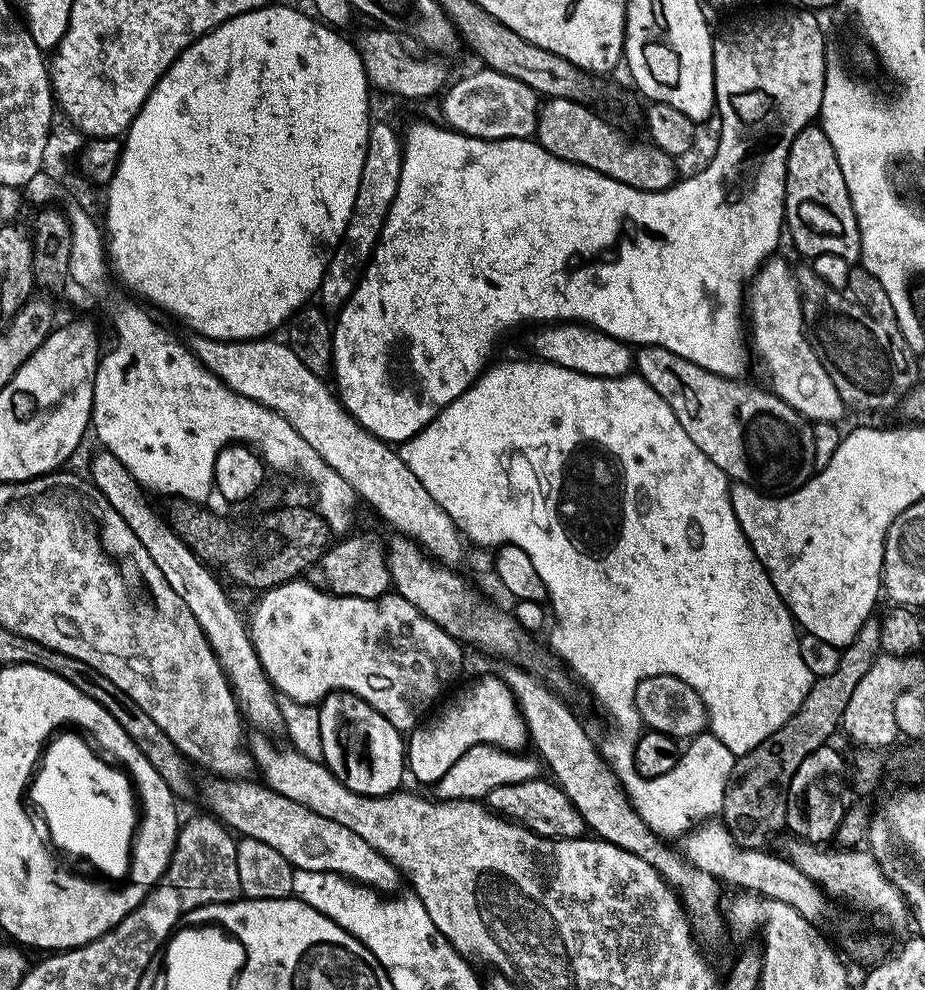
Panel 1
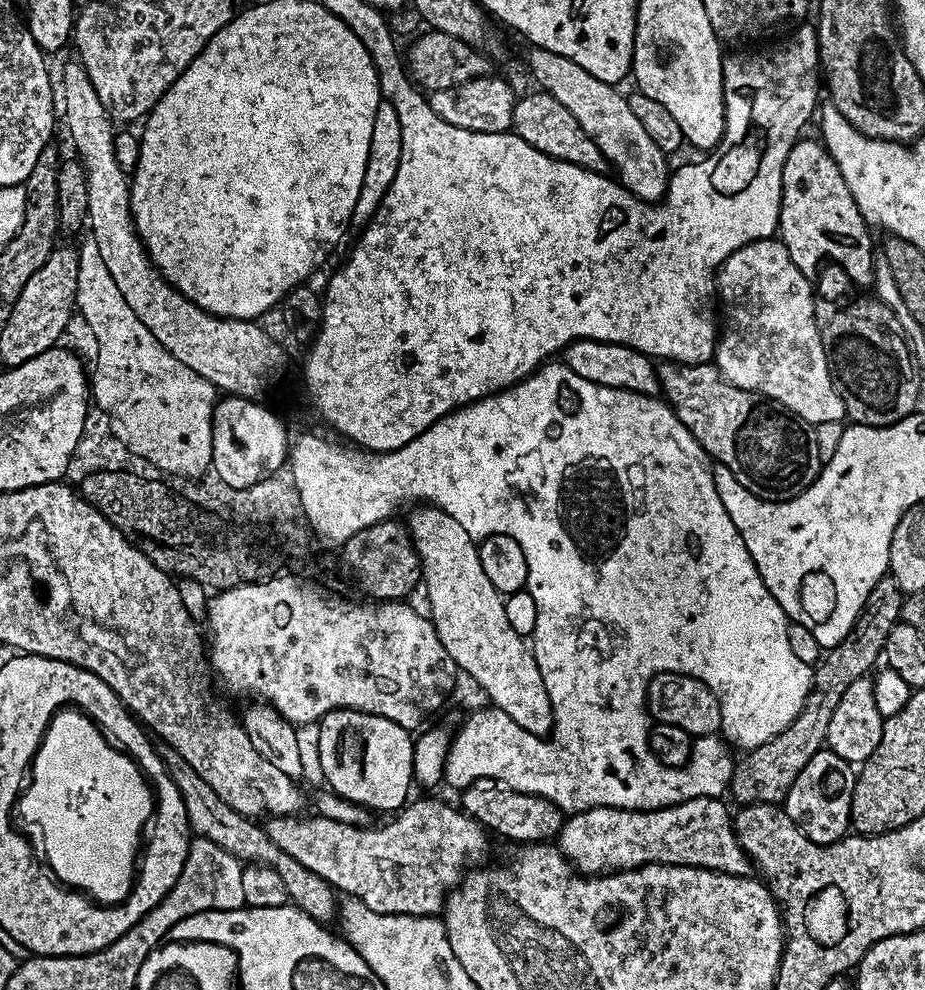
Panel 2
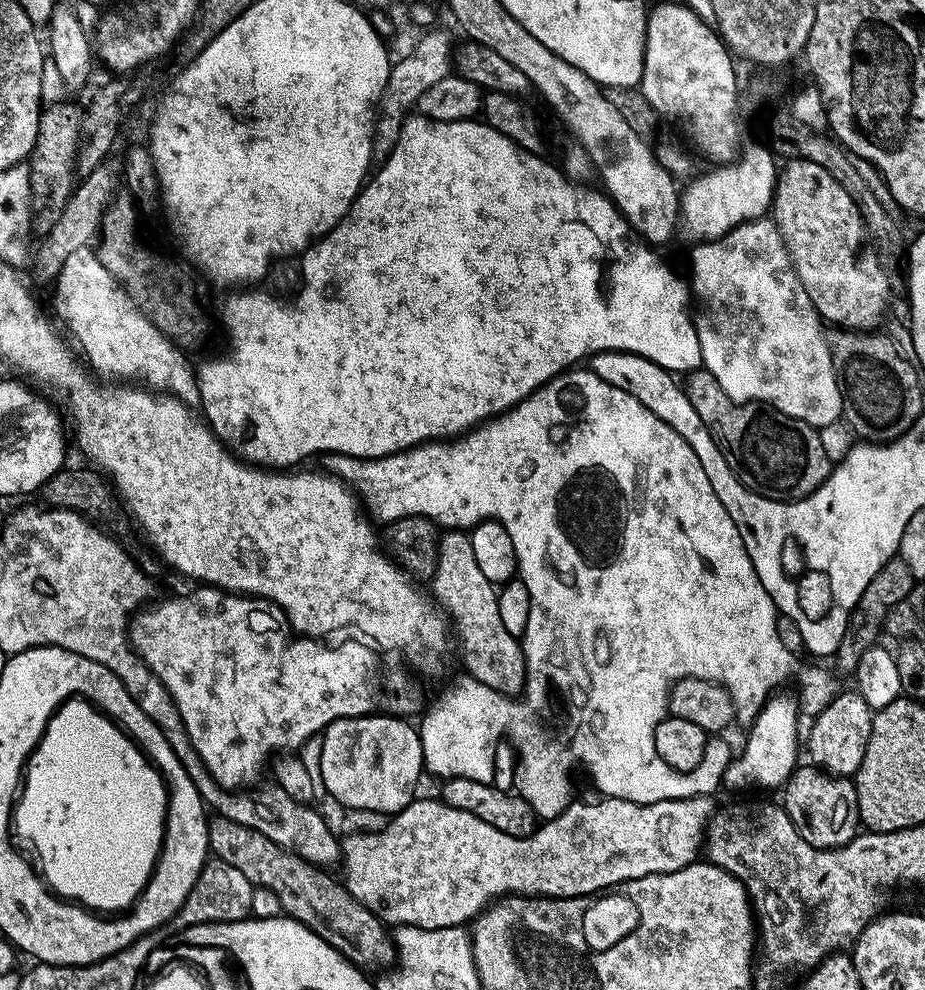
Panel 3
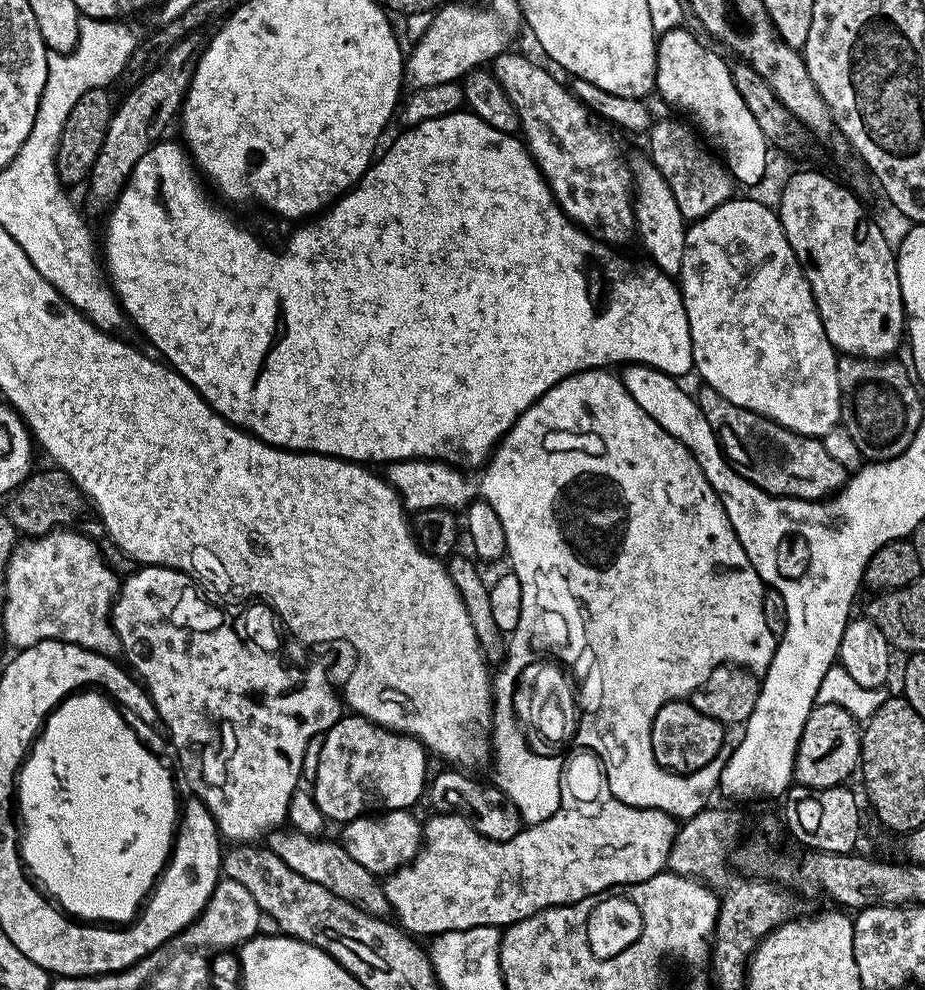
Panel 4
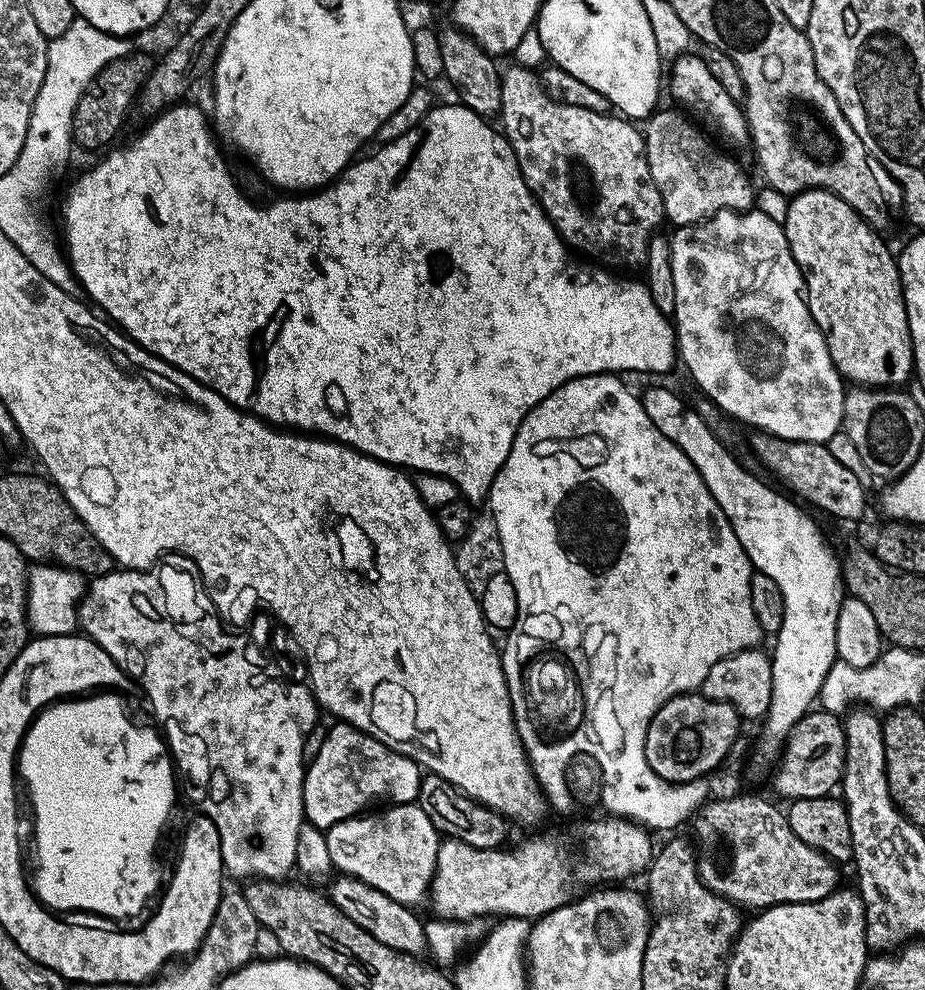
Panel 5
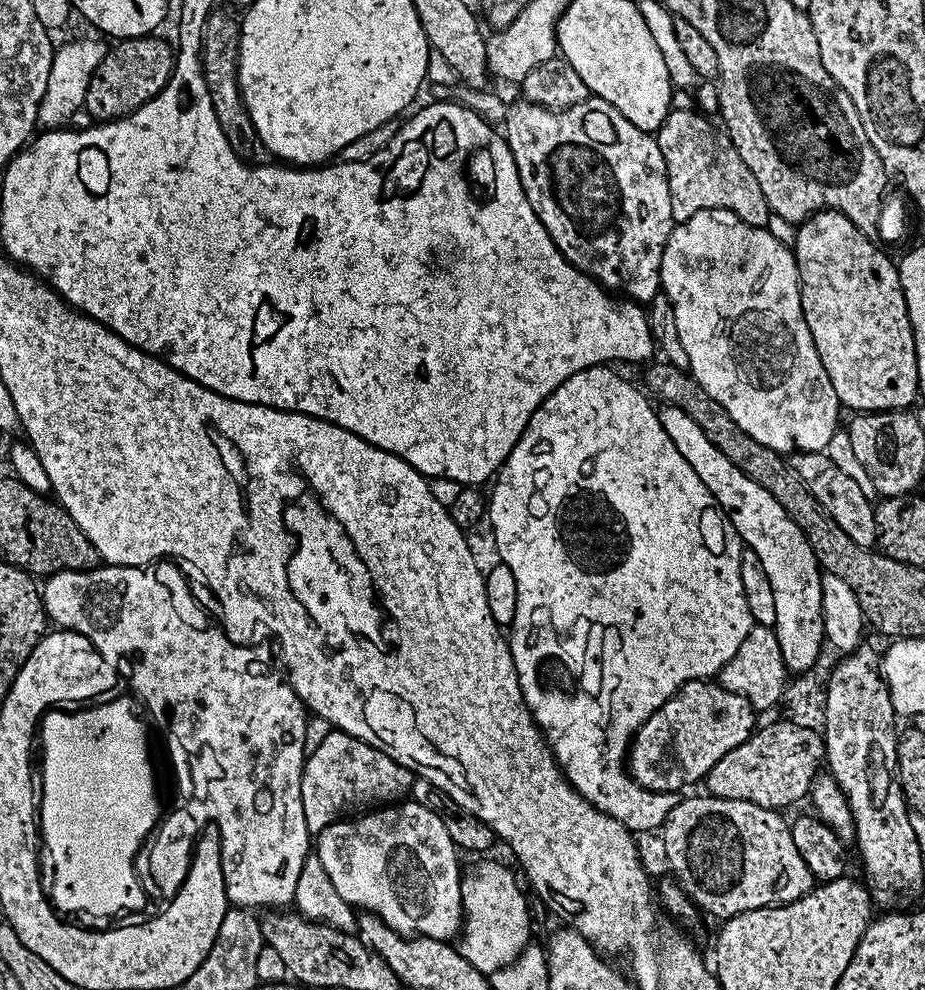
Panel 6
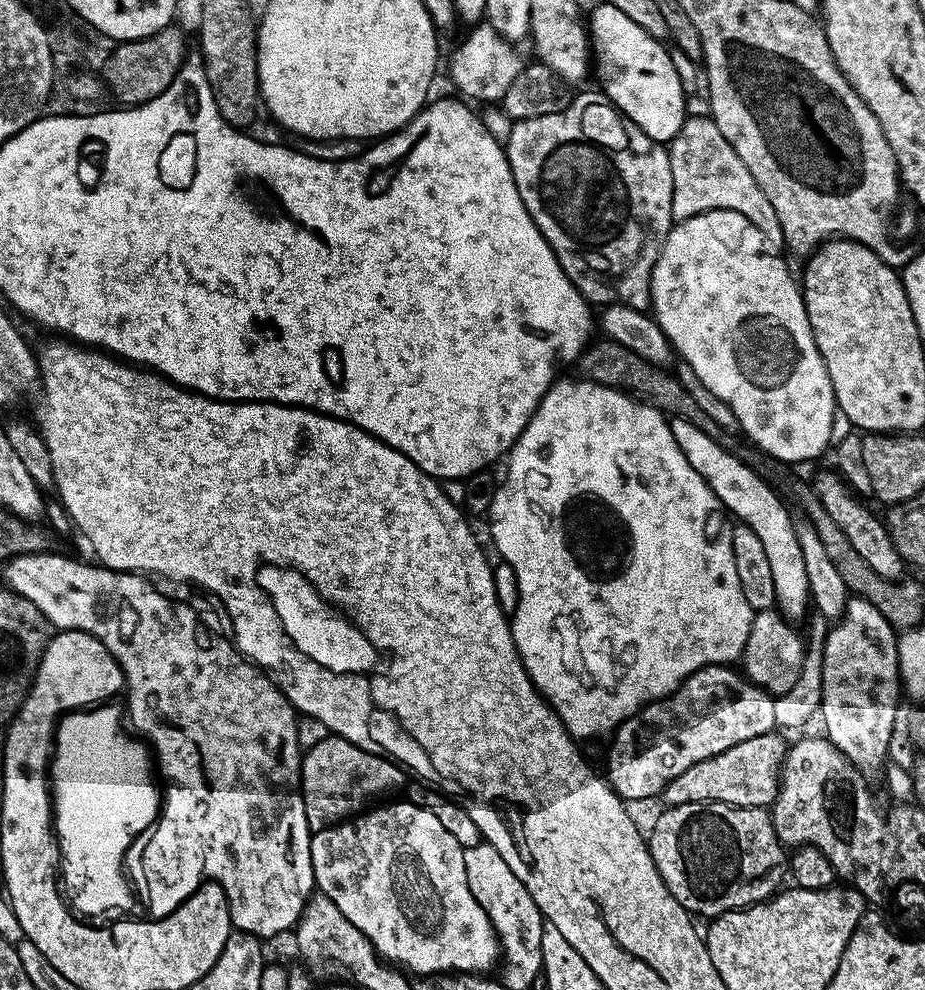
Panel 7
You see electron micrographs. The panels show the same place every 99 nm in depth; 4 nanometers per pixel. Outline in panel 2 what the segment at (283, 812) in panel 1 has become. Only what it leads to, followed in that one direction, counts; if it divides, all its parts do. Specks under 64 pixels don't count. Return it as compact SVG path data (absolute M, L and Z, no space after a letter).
M415 800L382 828L347 824L319 814L303 820L297 814L271 817L266 831L290 858L302 862L337 893L361 900L370 910L391 916L435 917L443 913L445 900L464 879L468 860L472 866L483 861L490 836L459 807L451 808L444 800Z

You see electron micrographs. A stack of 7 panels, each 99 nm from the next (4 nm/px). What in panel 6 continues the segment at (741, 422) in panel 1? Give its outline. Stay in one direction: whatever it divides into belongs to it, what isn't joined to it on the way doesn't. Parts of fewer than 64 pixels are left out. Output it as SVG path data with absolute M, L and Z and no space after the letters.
M827 451L823 452L793 452L787 457L788 465L796 471L798 478L809 488L810 494L821 503L826 514L830 516L853 539L858 546L875 549L876 523L874 514L876 509L873 501L862 494L862 490L843 470L838 470L834 462L830 462Z

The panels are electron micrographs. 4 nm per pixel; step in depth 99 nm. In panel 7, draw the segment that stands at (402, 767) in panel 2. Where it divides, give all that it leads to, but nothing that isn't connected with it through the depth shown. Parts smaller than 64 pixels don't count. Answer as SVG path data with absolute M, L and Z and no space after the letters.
M330 734L318 746L303 753L300 766L300 793L304 796L306 822L312 832L347 821L387 801L406 784L405 769L386 756L370 754L341 736Z

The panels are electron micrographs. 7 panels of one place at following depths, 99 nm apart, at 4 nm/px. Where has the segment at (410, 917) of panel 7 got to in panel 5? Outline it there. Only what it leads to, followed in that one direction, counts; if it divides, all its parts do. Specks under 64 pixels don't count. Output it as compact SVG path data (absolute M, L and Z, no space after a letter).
M416 802L351 816L326 832L326 846L330 846L332 866L337 873L358 878L366 882L366 886L382 890L382 894L394 898L394 902L409 906L429 899L441 839L434 822L430 822Z

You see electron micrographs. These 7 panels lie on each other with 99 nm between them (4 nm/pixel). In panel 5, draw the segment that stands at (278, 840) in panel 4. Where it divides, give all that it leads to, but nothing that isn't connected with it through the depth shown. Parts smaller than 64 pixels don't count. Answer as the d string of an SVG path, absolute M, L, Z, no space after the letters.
M340 874L335 878L337 880L332 884L330 899L338 906L338 910L342 910L342 914L346 914L346 918L350 918L350 922L358 922L358 926L362 926L366 934L378 938L378 942L404 953L405 956L419 957L420 951L423 953L427 949L425 921L419 920L409 905L394 902L394 898L382 894L382 890L374 890L374 886L366 886L366 882L353 876Z

